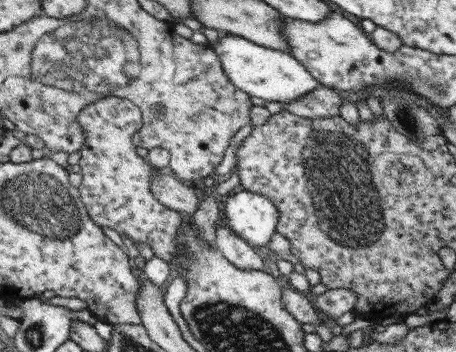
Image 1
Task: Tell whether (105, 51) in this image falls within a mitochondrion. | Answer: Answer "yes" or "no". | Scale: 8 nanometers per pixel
yes

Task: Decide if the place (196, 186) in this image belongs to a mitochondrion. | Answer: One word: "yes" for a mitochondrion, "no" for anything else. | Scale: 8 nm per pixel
no

